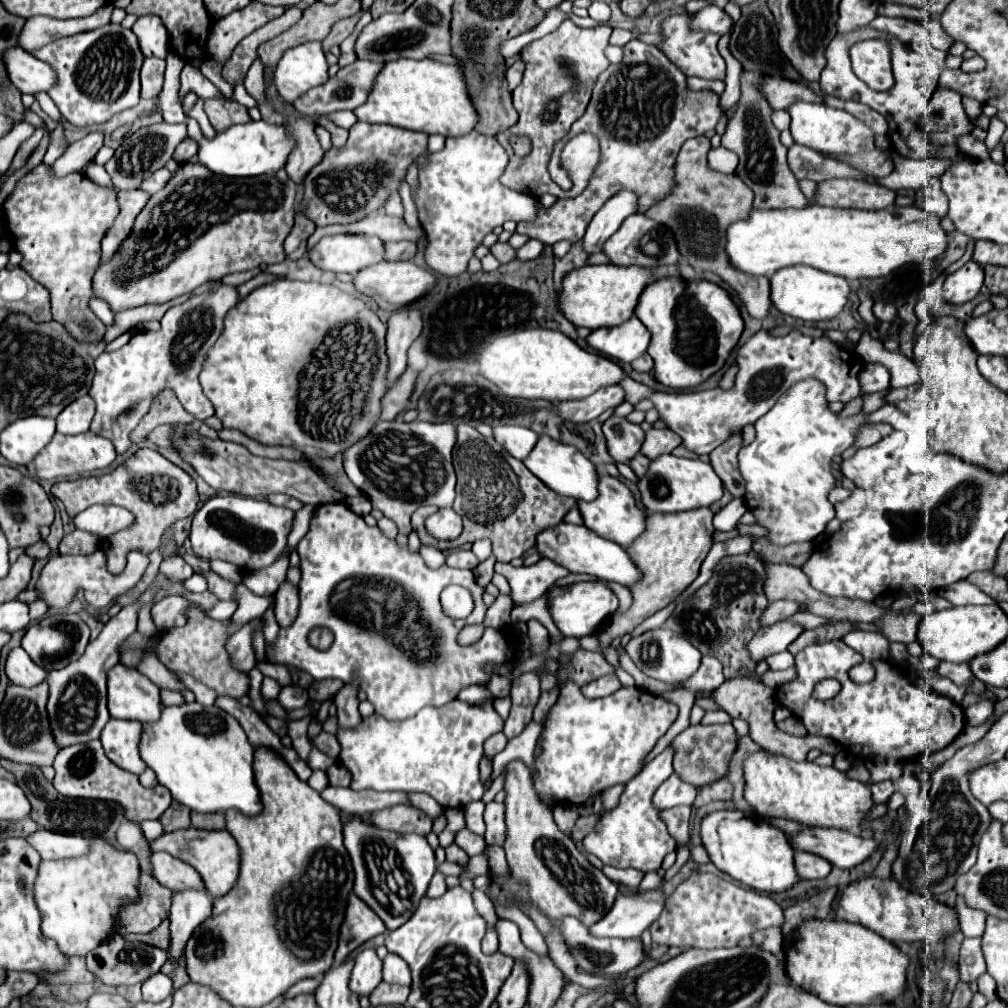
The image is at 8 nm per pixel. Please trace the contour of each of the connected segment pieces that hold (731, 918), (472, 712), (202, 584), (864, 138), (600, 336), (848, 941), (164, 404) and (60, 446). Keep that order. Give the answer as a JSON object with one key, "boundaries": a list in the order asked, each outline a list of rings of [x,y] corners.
{"boundaries":[[[[694,874],[666,900],[662,916],[650,926],[650,936],[660,946],[714,950],[736,946],[744,936],[770,926],[784,926],[784,922],[784,910],[772,898],[714,874]]],[[[454,700],[454,702],[448,702],[448,704],[440,706],[440,708],[424,708],[424,710],[420,710],[414,718],[408,718],[408,720],[402,720],[402,722],[390,722],[390,720],[378,716],[378,714],[372,714],[370,718],[364,718],[362,724],[360,724],[358,728],[354,728],[354,730],[338,728],[336,738],[338,738],[340,746],[342,746],[342,752],[340,752],[340,758],[338,758],[338,760],[352,772],[352,784],[350,784],[352,790],[366,790],[366,788],[372,788],[372,790],[378,790],[378,792],[394,792],[394,790],[400,790],[400,792],[426,792],[426,794],[430,794],[430,796],[432,796],[440,806],[444,806],[444,808],[466,808],[470,802],[480,800],[482,794],[484,794],[484,786],[482,786],[482,780],[480,780],[478,764],[480,764],[480,758],[484,756],[484,742],[486,742],[492,734],[502,732],[502,726],[504,726],[504,720],[498,716],[498,712],[494,710],[494,706],[492,706],[490,702],[486,702],[486,704],[482,704],[482,706],[470,706],[470,704],[466,704],[466,702]]],[[[194,574],[192,578],[188,578],[184,582],[184,588],[190,590],[190,592],[204,592],[208,586],[206,586],[206,578],[202,574]]],[[[798,100],[798,102],[788,106],[788,114],[792,116],[790,132],[792,132],[794,142],[808,146],[816,152],[856,154],[856,152],[862,152],[866,148],[866,142],[872,138],[872,130],[864,122],[860,122],[858,118],[848,114],[846,110],[836,110],[836,108],[830,108],[826,104]]],[[[634,316],[616,328],[598,328],[590,332],[586,342],[602,356],[630,364],[632,360],[640,358],[646,352],[650,344],[650,332]]],[[[844,920],[804,922],[798,928],[798,940],[796,940],[794,948],[790,948],[790,952],[786,954],[786,974],[788,974],[790,982],[794,982],[798,988],[818,996],[820,1000],[824,1000],[828,1004],[836,1004],[836,1006],[870,1006],[880,998],[884,1002],[894,1002],[906,990],[908,964],[910,964],[908,956],[902,950],[898,950],[892,942],[884,940],[882,936],[878,936],[876,932],[872,932],[860,924],[852,924],[852,922],[844,922]]],[[[164,392],[158,402],[154,402],[150,414],[136,426],[136,432],[132,432],[132,442],[140,444],[148,438],[148,434],[158,426],[158,424],[192,424],[196,418],[188,414],[178,398],[172,392]]],[[[56,432],[52,442],[28,464],[28,472],[32,478],[38,478],[38,480],[58,480],[74,474],[92,474],[96,470],[106,470],[112,466],[114,460],[116,460],[116,450],[112,442],[102,436],[96,436],[92,432],[64,436]]]]}

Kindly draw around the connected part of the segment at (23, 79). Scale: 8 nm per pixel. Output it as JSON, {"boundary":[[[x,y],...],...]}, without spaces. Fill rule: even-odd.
{"boundary":[[[22,48],[8,50],[4,54],[4,62],[12,84],[22,94],[48,92],[52,86],[56,86],[56,72],[52,70],[52,66],[46,66],[46,62],[40,62]]]}

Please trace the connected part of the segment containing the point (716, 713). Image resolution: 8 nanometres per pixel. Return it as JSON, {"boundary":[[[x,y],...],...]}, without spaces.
{"boundary":[[[706,710],[702,724],[722,724],[722,722],[730,722],[732,718],[724,712],[724,710]]]}

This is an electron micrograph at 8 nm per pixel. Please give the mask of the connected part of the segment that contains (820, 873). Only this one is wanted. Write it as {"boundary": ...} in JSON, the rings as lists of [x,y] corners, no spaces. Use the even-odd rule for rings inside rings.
{"boundary":[[[798,850],[796,852],[796,866],[798,866],[798,874],[800,878],[804,880],[810,880],[810,878],[826,878],[832,870],[832,864],[816,854],[810,854],[810,852],[804,852],[804,850]]]}

